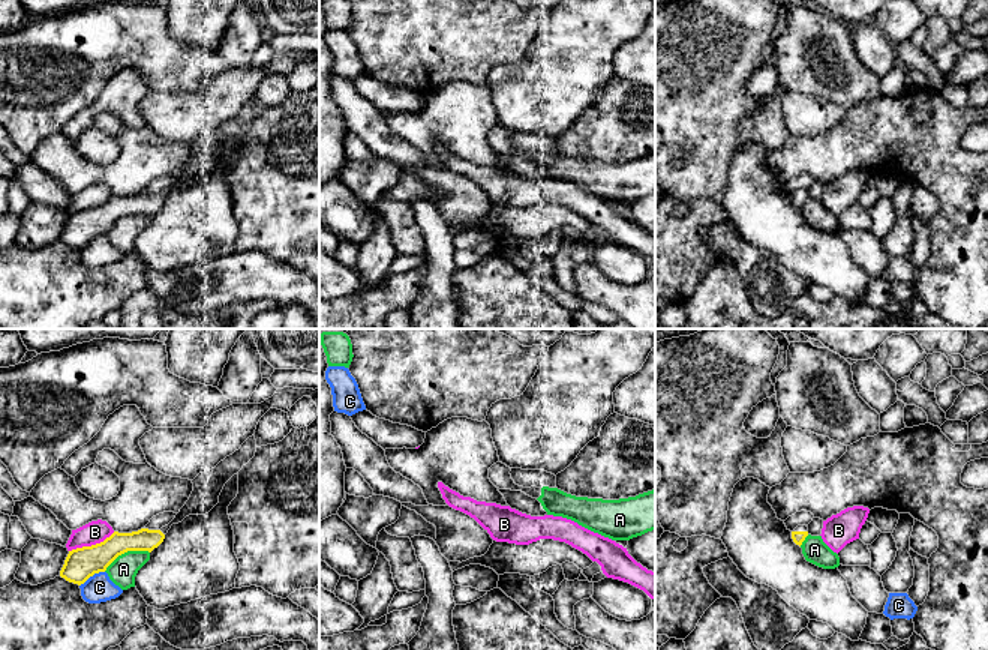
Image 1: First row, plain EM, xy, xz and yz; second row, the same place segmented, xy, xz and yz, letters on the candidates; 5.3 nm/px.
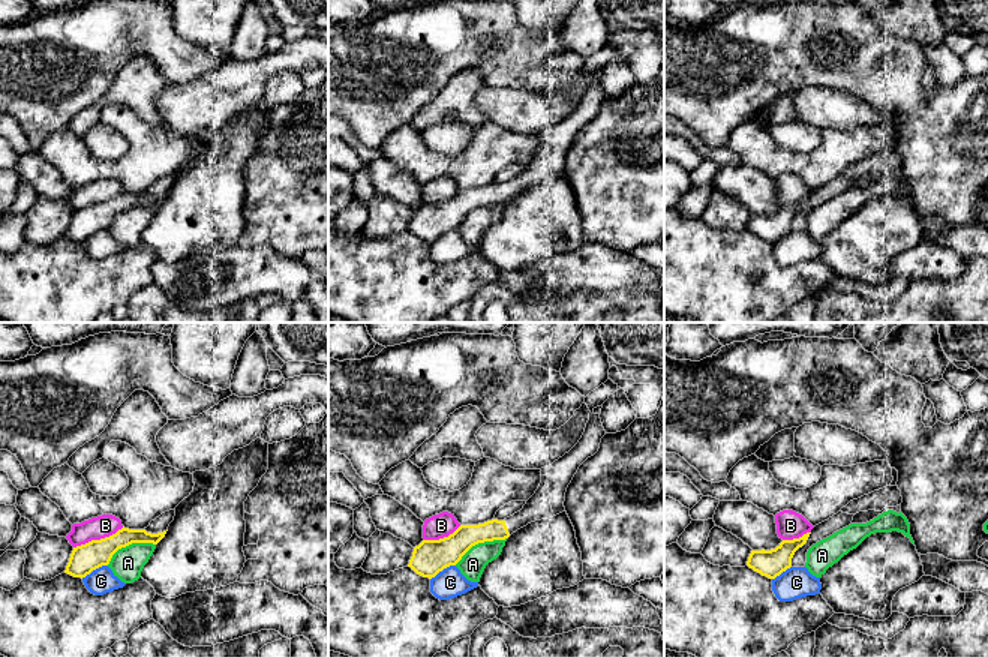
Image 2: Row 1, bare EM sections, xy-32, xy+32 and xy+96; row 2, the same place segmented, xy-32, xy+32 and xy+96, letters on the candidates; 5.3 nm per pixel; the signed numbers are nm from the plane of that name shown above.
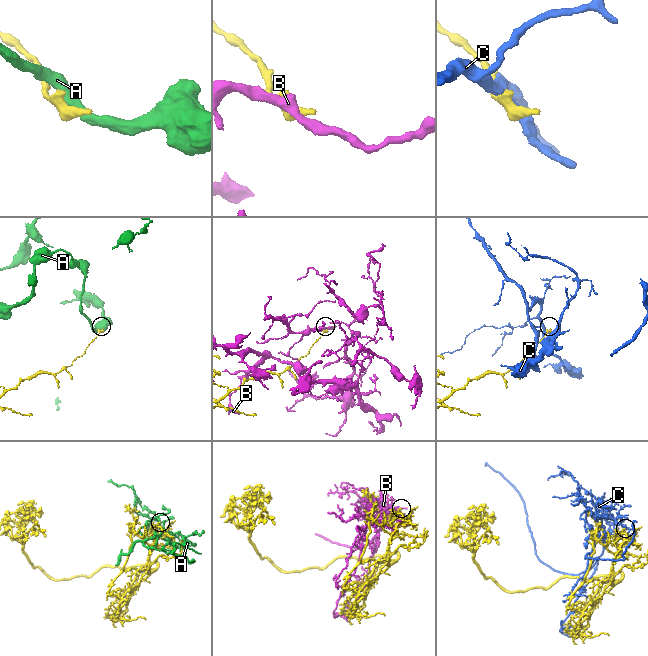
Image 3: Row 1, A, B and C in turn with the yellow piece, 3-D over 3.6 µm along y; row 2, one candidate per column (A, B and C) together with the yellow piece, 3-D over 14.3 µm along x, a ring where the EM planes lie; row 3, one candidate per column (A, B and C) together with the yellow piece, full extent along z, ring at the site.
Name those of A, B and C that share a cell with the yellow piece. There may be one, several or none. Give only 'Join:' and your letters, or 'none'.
Join: none

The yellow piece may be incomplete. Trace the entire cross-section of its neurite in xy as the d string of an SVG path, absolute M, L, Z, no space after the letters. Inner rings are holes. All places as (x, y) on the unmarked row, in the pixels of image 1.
M255 98L238 114L220 125L207 137L199 137L193 144L193 155L175 182L160 194L141 192L132 197L114 195L103 206L69 215L60 240L73 248L84 248L90 240L105 236L106 231L127 215L148 215L157 212L172 188L181 186L189 179L205 179L217 167L225 147L237 138L256 116Z

